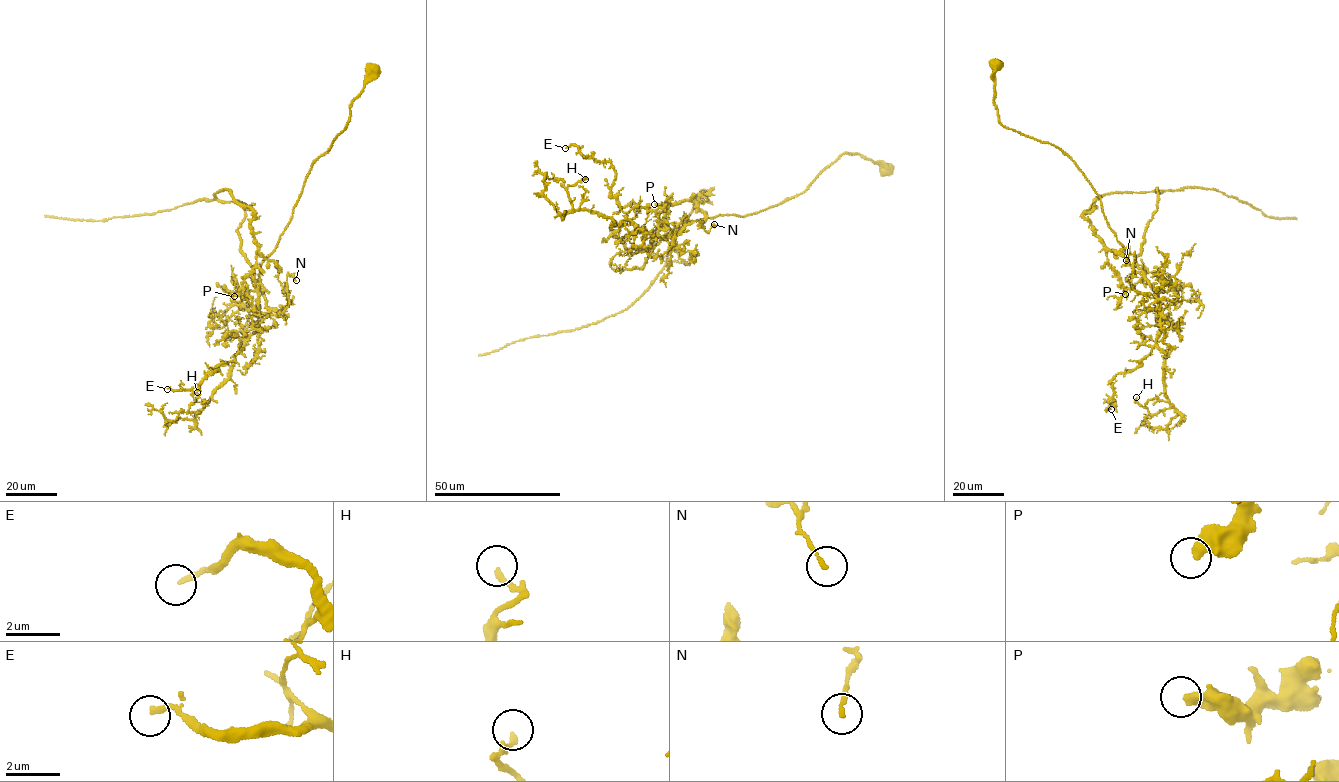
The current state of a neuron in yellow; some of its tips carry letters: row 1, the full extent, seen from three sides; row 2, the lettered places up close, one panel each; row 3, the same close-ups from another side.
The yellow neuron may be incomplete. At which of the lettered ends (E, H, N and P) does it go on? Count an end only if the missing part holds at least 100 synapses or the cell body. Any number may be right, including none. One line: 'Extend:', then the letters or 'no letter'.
Extend: no letter

